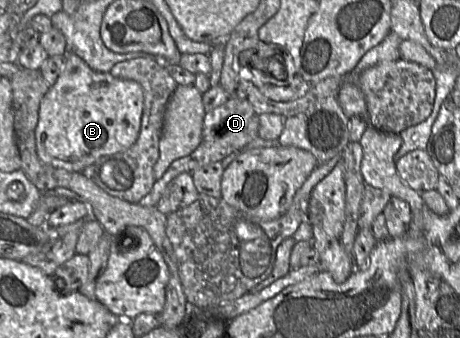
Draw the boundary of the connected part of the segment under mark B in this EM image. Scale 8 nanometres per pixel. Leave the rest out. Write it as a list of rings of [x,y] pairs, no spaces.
[[[73,52],[63,56],[61,73],[40,103],[36,149],[42,162],[81,172],[99,158],[126,150],[137,140],[144,95],[142,86],[134,80],[95,71]]]

